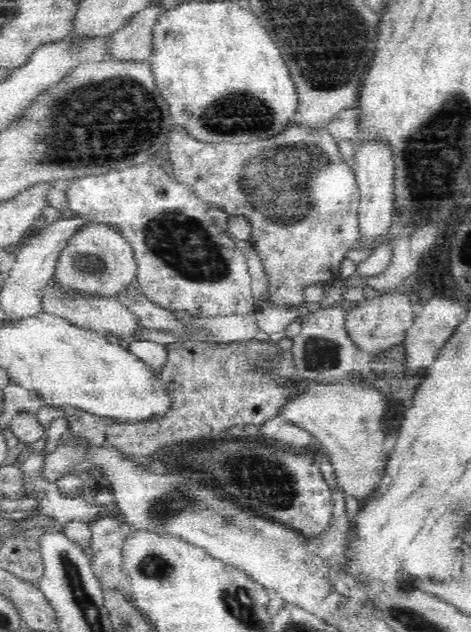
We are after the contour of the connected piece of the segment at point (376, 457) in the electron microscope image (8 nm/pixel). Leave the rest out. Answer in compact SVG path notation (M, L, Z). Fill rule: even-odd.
M277 344L274 353L263 357L251 370L253 374L282 379L287 392L278 408L278 416L314 437L334 468L337 482L345 494L358 498L360 509L376 494L385 475L385 464L389 459L390 440L383 430L387 402L372 384L344 384L342 381L309 380L297 370L291 349L282 350Z

